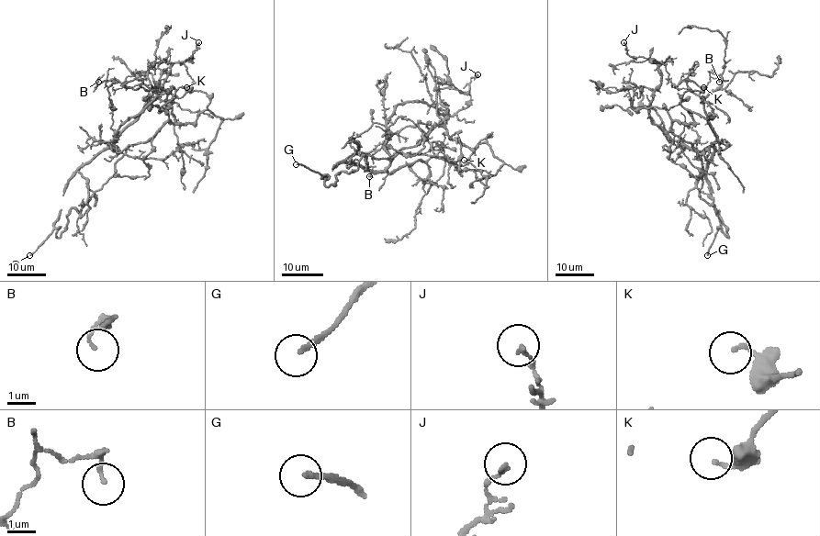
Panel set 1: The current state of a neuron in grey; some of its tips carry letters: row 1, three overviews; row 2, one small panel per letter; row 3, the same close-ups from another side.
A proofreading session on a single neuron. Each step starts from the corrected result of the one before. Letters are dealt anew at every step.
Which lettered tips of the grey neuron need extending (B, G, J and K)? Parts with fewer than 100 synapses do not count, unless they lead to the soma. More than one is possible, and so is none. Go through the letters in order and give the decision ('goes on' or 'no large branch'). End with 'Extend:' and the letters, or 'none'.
B: no large branch
G: goes on
J: no large branch
K: no large branch
Extend: G

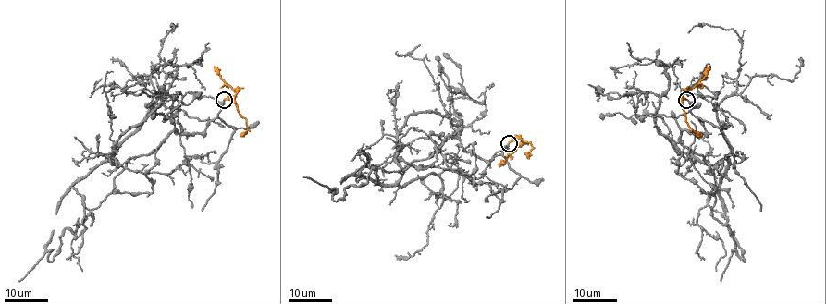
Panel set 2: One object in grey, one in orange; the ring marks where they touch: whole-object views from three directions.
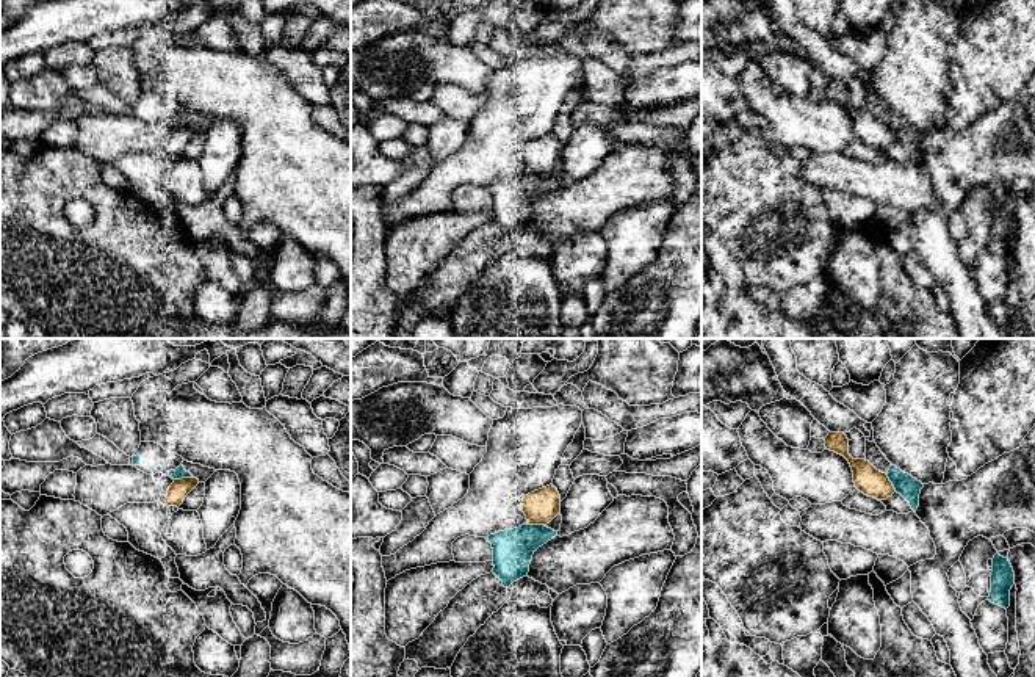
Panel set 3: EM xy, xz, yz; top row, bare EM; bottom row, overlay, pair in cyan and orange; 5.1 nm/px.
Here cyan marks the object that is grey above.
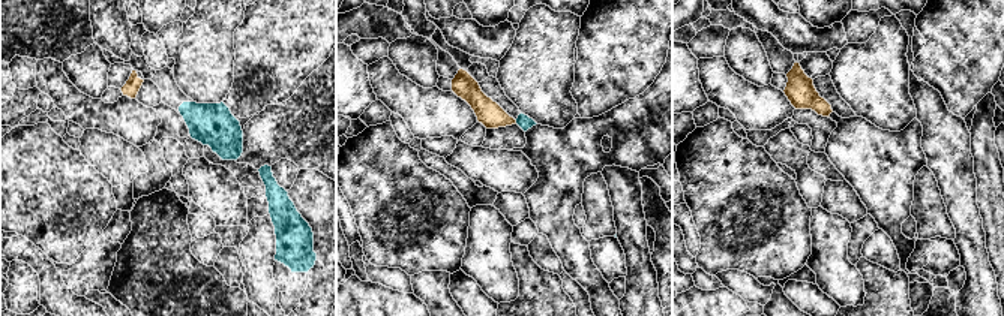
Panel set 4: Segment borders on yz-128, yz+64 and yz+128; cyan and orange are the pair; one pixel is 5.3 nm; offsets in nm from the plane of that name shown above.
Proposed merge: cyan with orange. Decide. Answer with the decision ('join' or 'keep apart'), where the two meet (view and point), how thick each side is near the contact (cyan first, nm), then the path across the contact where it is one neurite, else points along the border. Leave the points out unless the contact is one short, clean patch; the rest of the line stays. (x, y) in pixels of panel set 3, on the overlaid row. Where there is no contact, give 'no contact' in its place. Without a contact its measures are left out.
keep apart; contact xy (183, 477); calibres 60 and 100 nm

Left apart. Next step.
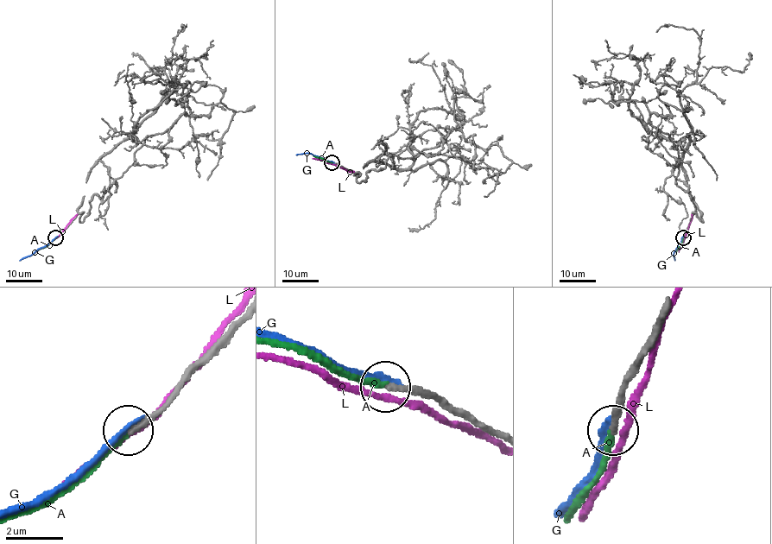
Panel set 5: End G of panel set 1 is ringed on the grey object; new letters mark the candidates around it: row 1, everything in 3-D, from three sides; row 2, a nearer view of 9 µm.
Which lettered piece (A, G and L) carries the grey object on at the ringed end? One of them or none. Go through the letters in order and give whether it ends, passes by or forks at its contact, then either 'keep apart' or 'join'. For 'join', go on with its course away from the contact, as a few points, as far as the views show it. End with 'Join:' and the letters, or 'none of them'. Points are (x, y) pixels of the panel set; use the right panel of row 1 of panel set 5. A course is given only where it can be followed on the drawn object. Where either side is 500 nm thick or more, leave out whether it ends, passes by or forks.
A: it ends; join; course (682, 237), (676, 251)
G: it ends; keep apart
L: it passes by; keep apart
Join: A

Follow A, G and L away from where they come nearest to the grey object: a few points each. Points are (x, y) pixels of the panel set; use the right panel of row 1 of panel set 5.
A: (682, 237), (676, 251)
G: (683, 237), (673, 252), (675, 260)
L: (684, 237), (692, 214)

